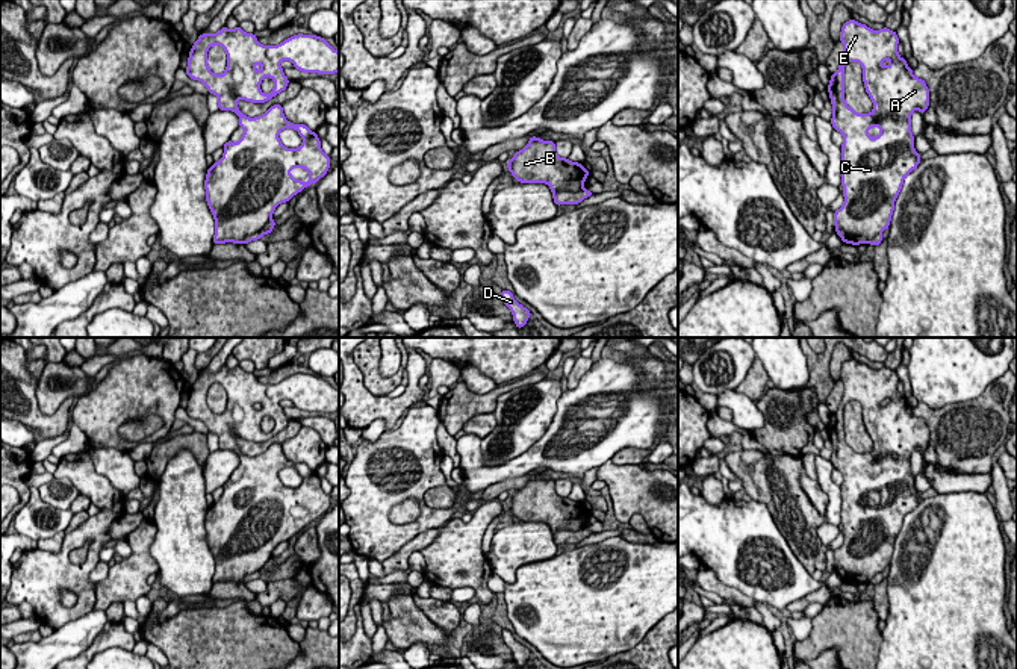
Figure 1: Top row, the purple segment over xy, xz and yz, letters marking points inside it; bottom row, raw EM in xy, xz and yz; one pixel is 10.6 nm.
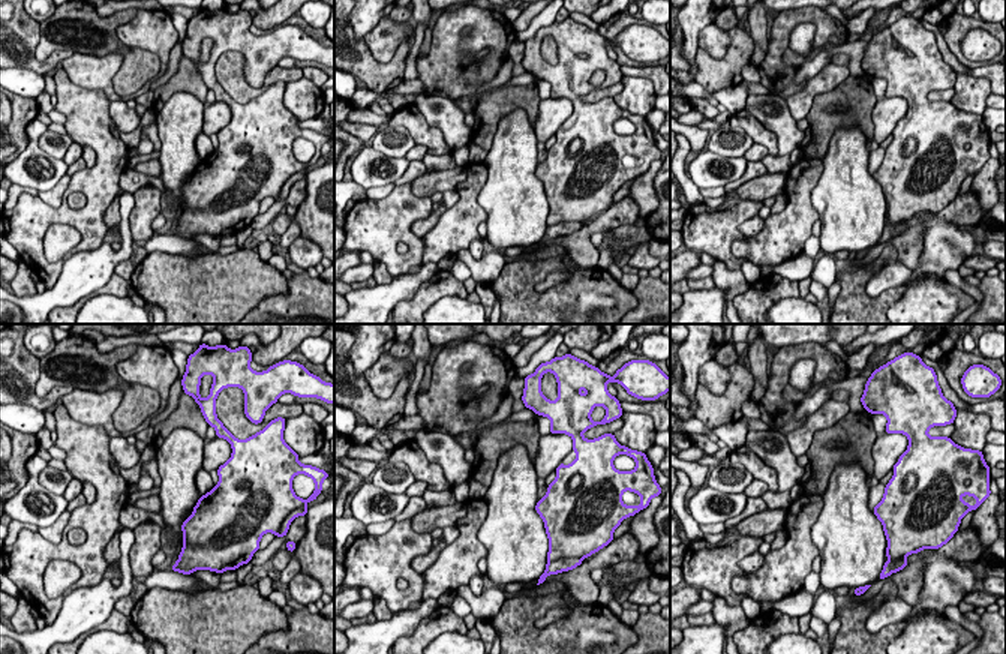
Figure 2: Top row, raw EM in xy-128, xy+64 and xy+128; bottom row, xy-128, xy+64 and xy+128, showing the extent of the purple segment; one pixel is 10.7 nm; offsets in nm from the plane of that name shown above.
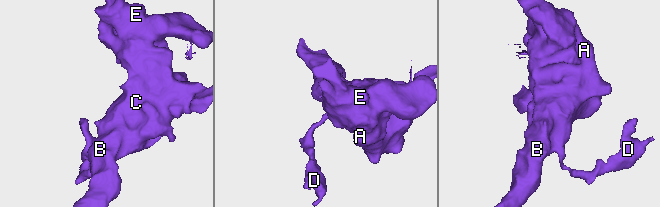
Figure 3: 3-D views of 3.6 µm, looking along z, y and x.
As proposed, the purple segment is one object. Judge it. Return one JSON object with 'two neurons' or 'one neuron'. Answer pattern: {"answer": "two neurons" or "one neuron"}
{"answer": "two neurons"}

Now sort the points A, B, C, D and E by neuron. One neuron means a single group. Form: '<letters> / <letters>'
A B C E / D

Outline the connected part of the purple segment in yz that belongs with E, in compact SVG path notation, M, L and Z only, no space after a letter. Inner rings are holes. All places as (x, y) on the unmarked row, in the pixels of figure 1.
M849 359L841 365L843 397L831 413L828 431L831 463L843 475L843 545L834 551L834 565L843 581L870 583L890 566L894 540L903 518L922 501L914 487L911 454L929 445L929 428L913 415L897 392L894 369L873 369ZM858 401L873 450L857 453L844 439L844 404Z

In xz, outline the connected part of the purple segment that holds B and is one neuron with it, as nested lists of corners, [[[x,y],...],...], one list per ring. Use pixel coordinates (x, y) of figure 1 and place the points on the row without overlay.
[[[531,475],[528,483],[515,492],[507,509],[521,522],[545,522],[552,534],[558,531],[580,531],[590,510],[580,501],[560,496],[554,480]]]

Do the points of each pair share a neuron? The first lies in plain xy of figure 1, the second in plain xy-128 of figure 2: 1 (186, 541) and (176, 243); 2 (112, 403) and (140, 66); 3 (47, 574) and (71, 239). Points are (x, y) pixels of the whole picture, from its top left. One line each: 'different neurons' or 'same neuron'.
1: different neurons
2: different neurons
3: different neurons

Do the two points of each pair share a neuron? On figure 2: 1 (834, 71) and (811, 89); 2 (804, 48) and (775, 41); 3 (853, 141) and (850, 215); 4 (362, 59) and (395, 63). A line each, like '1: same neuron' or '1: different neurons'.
1: same neuron
2: different neurons
3: same neuron
4: same neuron

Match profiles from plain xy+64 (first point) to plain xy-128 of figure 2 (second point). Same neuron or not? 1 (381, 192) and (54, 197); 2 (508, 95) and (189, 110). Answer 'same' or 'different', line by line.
1: same
2: different

